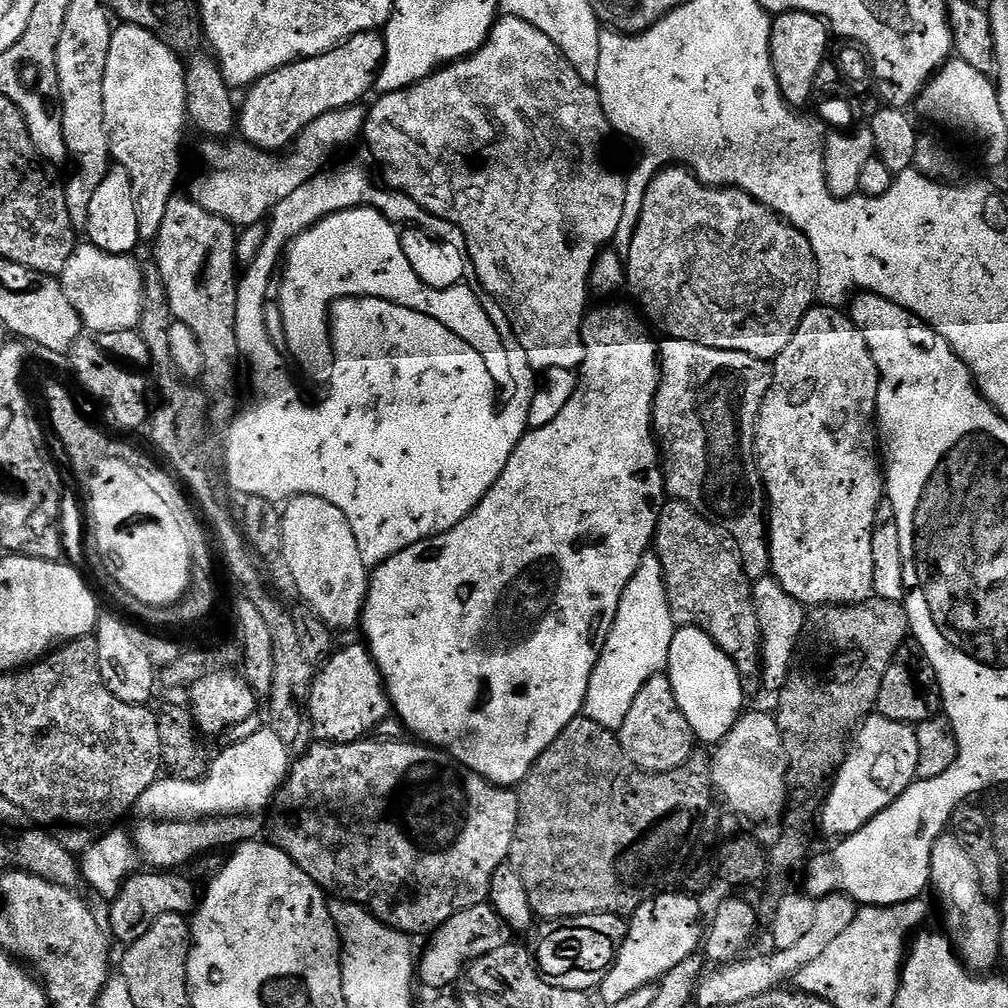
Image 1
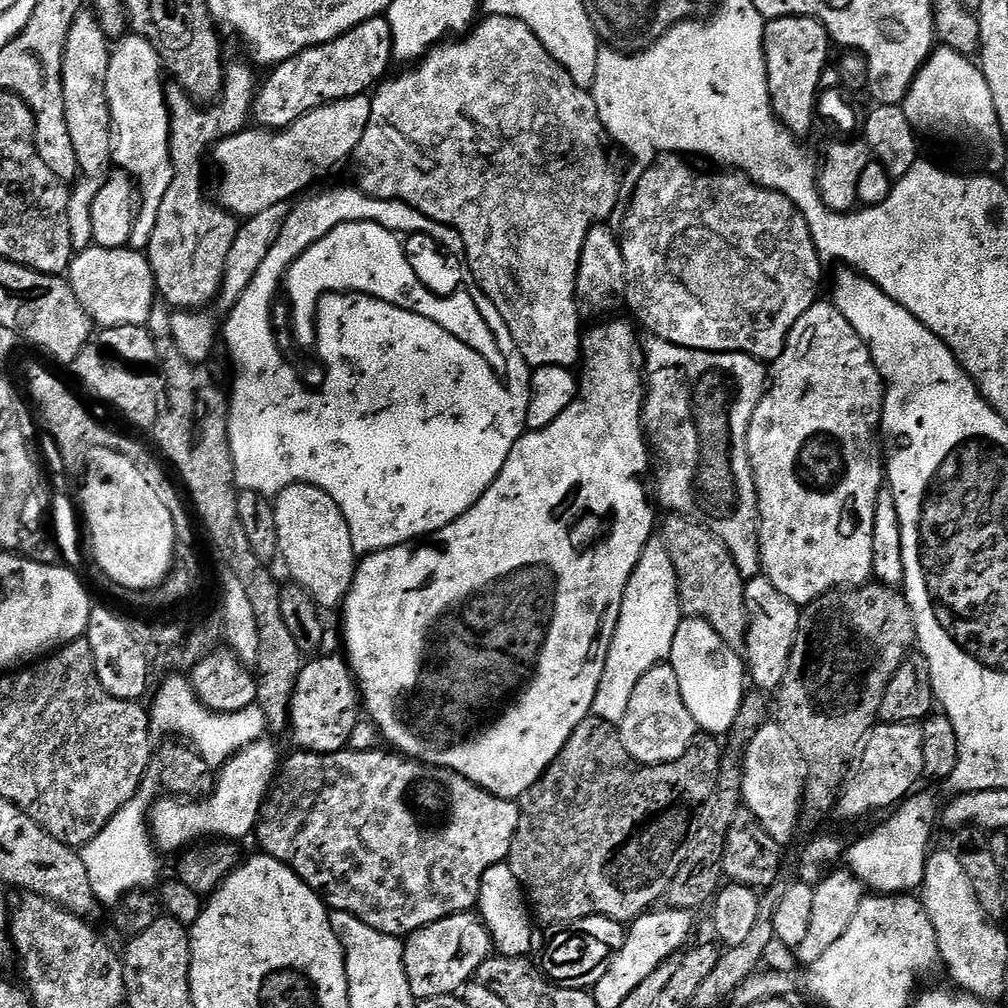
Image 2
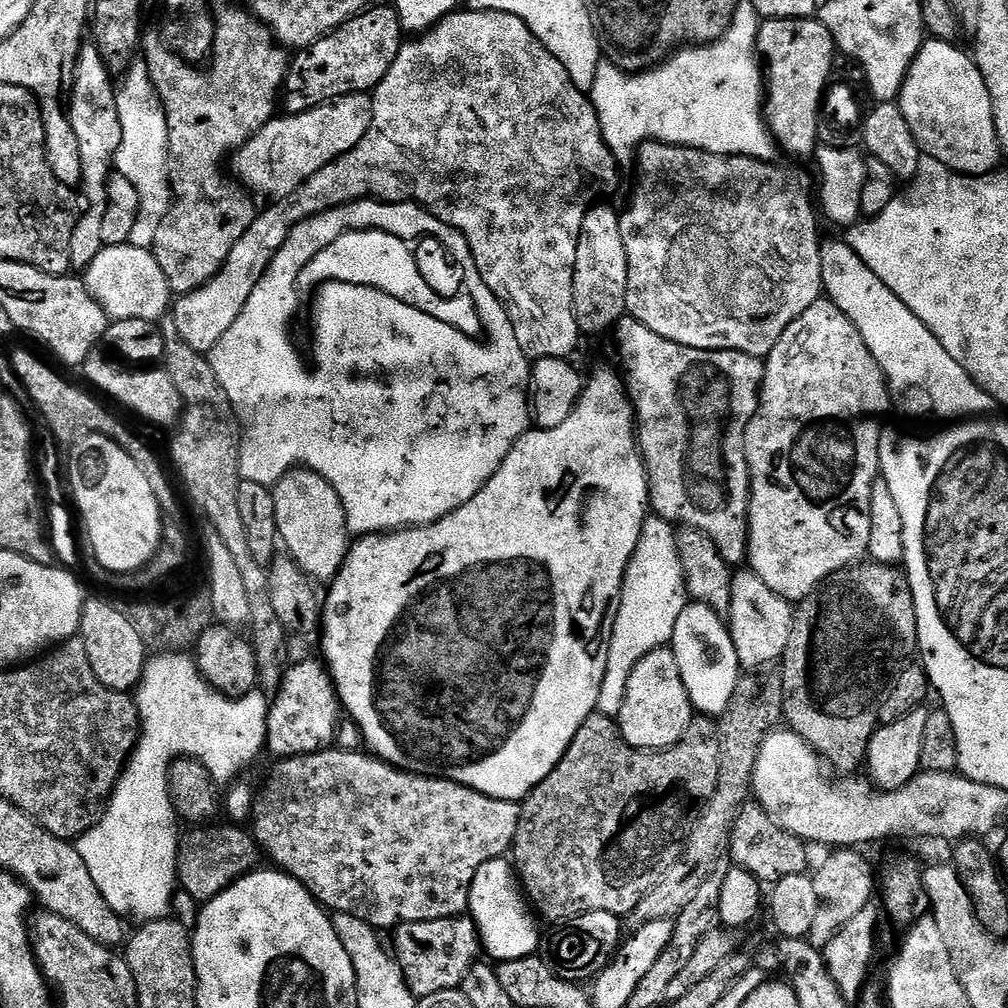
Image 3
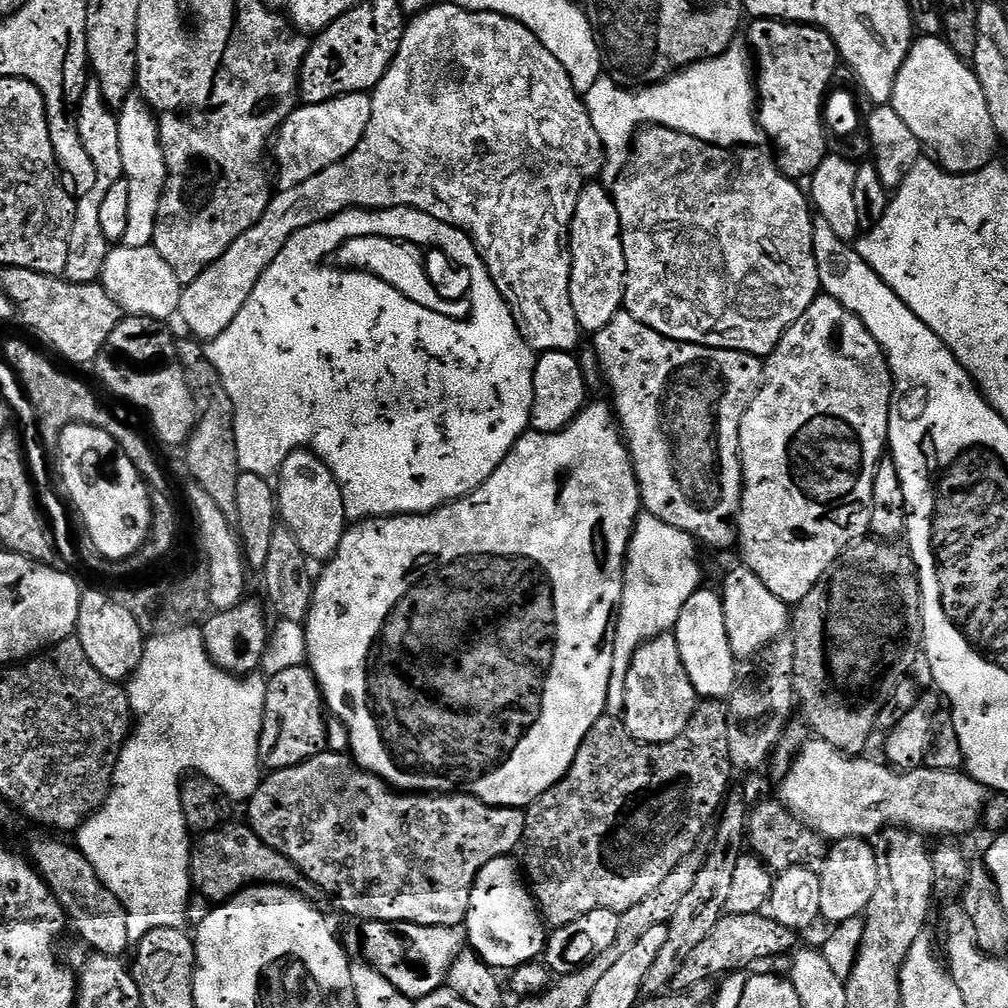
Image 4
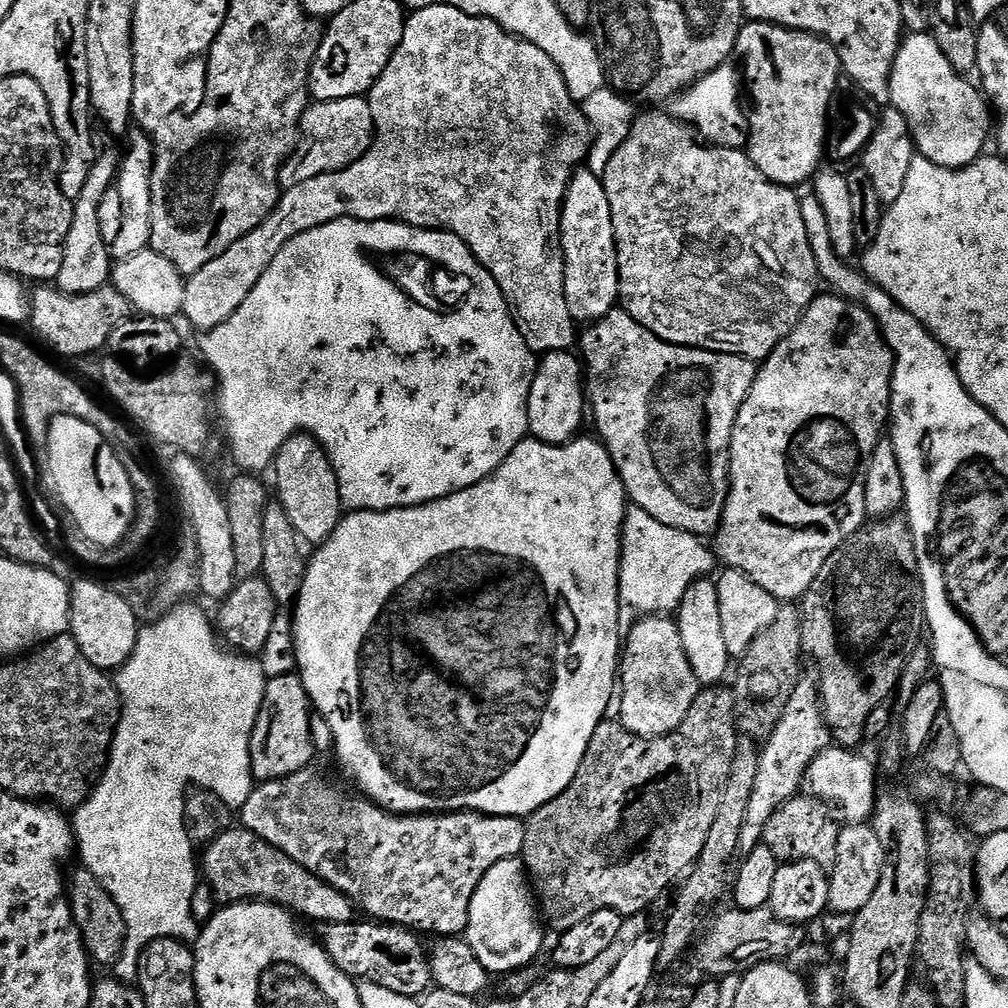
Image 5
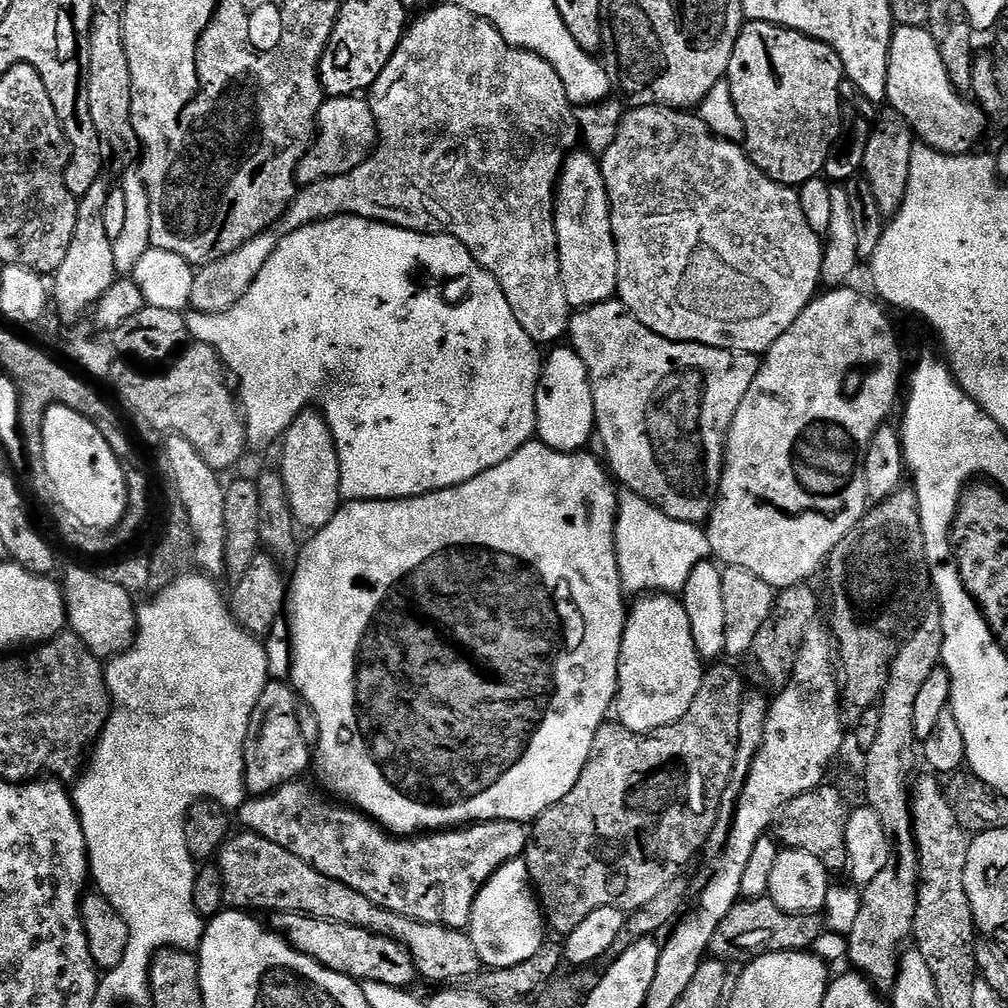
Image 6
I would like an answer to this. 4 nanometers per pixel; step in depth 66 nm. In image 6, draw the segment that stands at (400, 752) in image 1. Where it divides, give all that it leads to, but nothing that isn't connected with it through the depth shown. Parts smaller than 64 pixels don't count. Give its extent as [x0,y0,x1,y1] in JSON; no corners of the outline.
[238,779,530,929]

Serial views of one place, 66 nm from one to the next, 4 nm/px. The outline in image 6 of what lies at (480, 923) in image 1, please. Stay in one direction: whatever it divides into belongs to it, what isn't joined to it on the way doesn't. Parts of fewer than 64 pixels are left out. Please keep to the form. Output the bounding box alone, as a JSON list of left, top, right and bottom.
[270,912,418,990]

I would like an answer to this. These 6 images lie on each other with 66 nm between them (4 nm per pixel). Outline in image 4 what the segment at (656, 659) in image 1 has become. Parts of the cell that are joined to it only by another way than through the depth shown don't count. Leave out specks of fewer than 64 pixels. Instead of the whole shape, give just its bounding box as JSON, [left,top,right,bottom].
[608,511,702,714]

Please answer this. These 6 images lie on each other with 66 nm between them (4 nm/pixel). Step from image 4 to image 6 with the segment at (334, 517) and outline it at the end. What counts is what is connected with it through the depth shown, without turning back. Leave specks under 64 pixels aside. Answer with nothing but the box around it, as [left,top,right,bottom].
[278,410,342,530]

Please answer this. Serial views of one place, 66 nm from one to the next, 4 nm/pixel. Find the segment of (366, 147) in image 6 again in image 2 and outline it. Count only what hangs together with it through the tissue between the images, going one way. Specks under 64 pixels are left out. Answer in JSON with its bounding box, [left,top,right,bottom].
[210,95,371,218]

